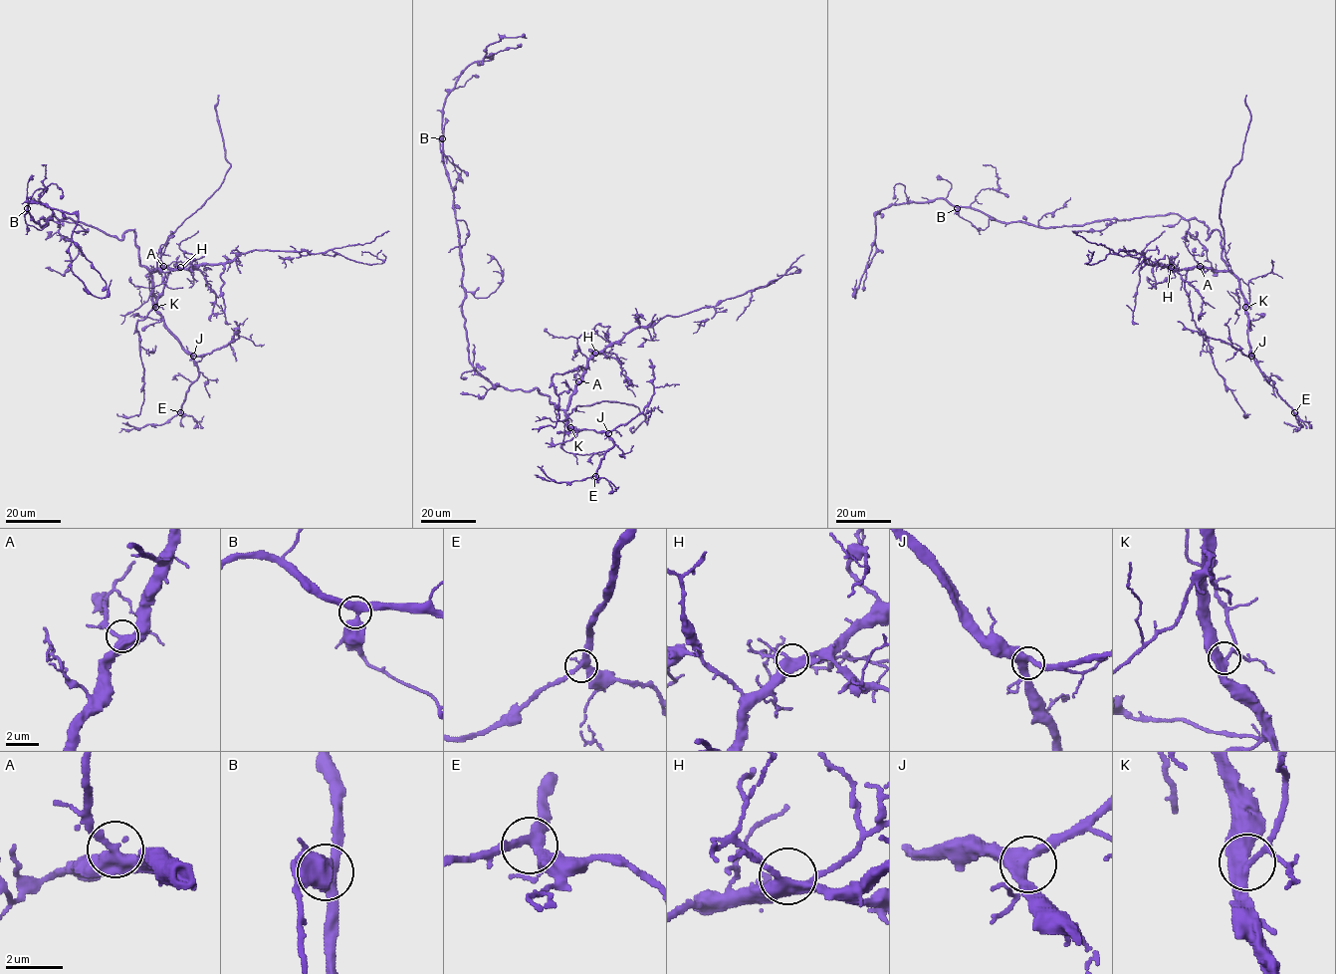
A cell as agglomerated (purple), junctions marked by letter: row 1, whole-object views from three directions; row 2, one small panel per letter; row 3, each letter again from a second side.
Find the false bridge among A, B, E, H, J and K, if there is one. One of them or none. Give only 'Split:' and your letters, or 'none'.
Split: none

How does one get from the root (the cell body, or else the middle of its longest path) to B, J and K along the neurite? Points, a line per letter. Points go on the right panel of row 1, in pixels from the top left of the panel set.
B: (1187, 219), (1167, 213), (1043, 228), (1019, 221), (1002, 222), (970, 208), (957, 208)
J: (1187, 219), (1203, 221), (1207, 240), (1214, 230), (1220, 232), (1223, 260), (1237, 279), (1244, 301), (1251, 356)
K: (1187, 219), (1203, 221), (1209, 234), (1207, 240), (1214, 230), (1220, 232), (1223, 260), (1237, 279), (1245, 307)

